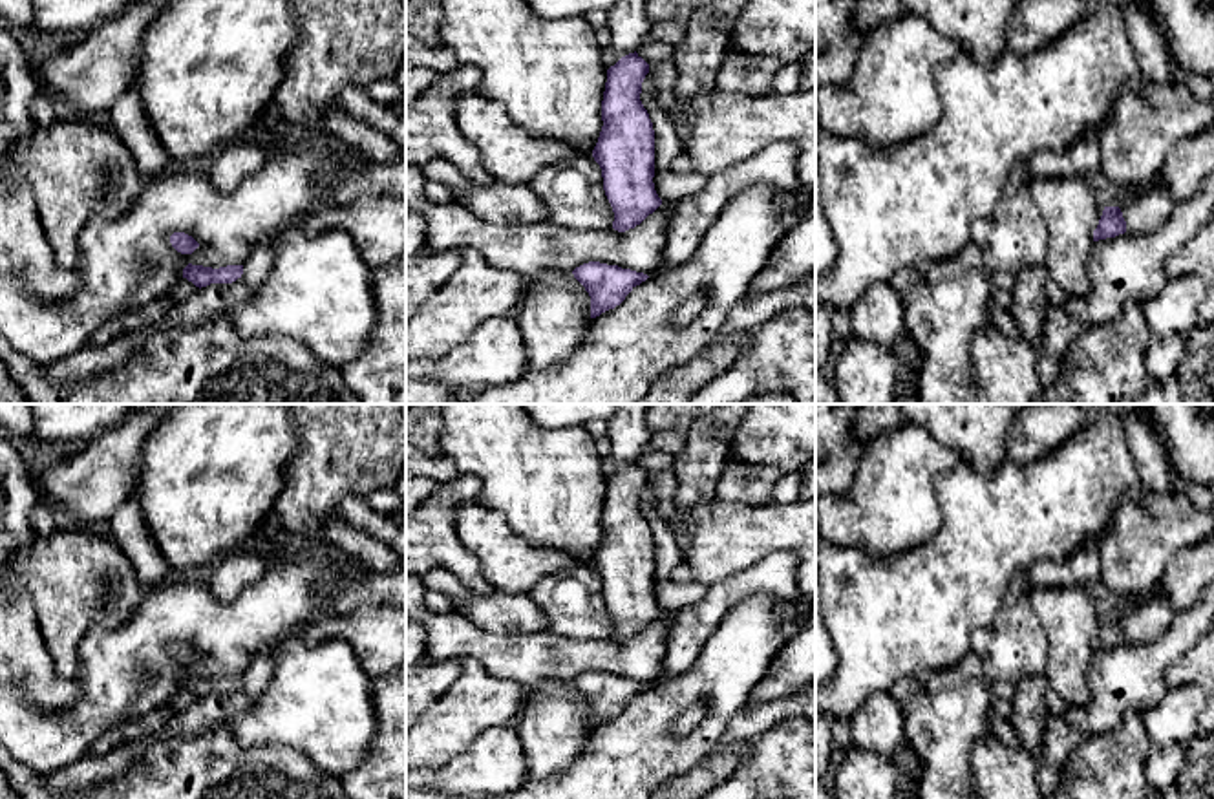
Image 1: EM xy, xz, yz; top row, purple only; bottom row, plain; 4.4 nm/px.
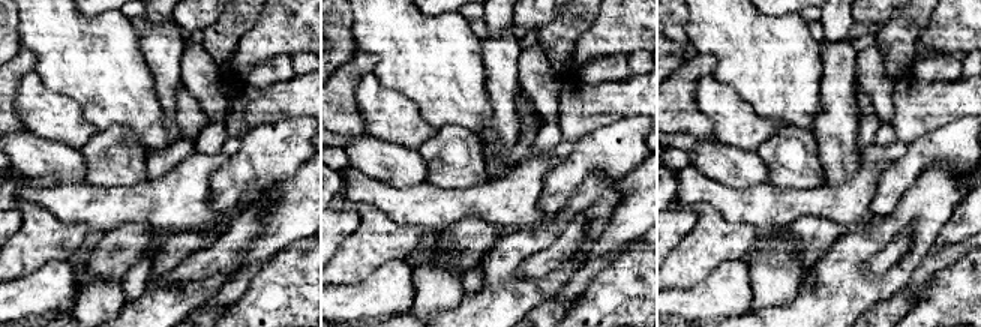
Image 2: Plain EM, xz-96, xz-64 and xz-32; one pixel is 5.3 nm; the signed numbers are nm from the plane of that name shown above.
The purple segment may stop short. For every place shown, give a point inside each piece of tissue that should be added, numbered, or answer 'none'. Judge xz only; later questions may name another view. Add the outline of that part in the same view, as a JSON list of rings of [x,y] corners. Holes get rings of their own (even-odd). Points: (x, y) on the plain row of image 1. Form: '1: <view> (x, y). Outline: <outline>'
none

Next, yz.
1: yz (1145, 620). Outline: [[[1163,594],[1128,603],[1119,618],[1126,631],[1126,644],[1146,644],[1161,636],[1172,623],[1176,611]]]

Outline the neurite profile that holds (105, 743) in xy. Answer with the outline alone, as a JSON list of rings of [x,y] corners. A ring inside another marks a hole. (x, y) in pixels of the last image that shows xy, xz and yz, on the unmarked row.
[[[124,722],[122,726],[113,726],[108,731],[101,733],[88,748],[88,755],[106,755],[115,750],[124,740],[141,739],[152,733],[146,733],[141,728],[133,728],[132,724]]]

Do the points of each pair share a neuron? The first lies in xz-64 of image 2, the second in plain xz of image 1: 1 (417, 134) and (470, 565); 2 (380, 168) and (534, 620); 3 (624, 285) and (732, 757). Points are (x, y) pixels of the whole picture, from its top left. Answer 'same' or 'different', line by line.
1: different
2: same
3: different

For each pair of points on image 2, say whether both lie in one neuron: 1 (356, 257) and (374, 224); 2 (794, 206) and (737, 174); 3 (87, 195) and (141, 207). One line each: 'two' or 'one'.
1: one
2: two
3: one

